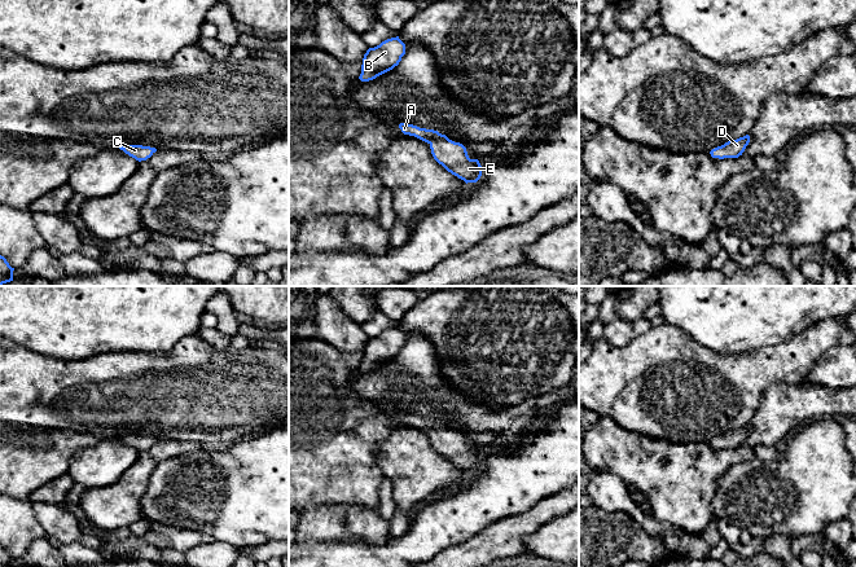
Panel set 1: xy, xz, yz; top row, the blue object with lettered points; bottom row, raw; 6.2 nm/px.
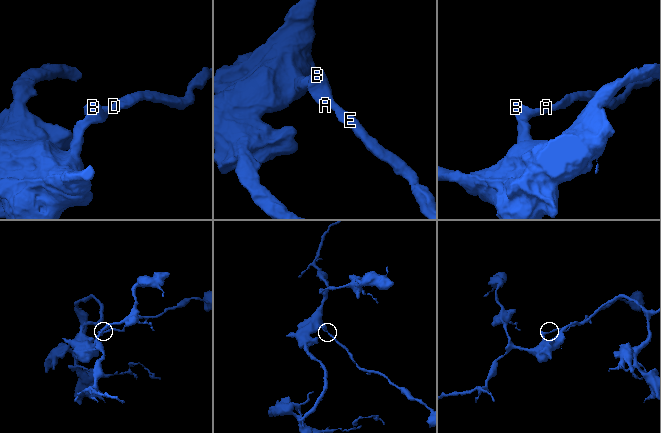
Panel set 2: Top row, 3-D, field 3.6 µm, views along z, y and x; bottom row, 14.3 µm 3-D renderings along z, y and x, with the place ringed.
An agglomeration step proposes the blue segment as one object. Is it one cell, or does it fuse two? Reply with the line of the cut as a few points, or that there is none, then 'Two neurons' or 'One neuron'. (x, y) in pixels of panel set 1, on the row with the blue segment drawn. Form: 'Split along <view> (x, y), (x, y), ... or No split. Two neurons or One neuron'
No split. One neuron

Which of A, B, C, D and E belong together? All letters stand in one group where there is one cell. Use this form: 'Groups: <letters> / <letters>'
Groups: A B C D E

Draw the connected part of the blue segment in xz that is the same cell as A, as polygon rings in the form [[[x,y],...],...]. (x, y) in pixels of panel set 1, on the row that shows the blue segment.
[[[400,123],[404,135],[414,136],[430,145],[434,159],[448,172],[467,183],[477,183],[482,176],[482,166],[478,159],[470,159],[466,148],[449,140],[445,135],[434,129],[420,128],[413,124]]]

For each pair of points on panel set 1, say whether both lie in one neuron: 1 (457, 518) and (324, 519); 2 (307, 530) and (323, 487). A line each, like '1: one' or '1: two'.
1: two
2: two

